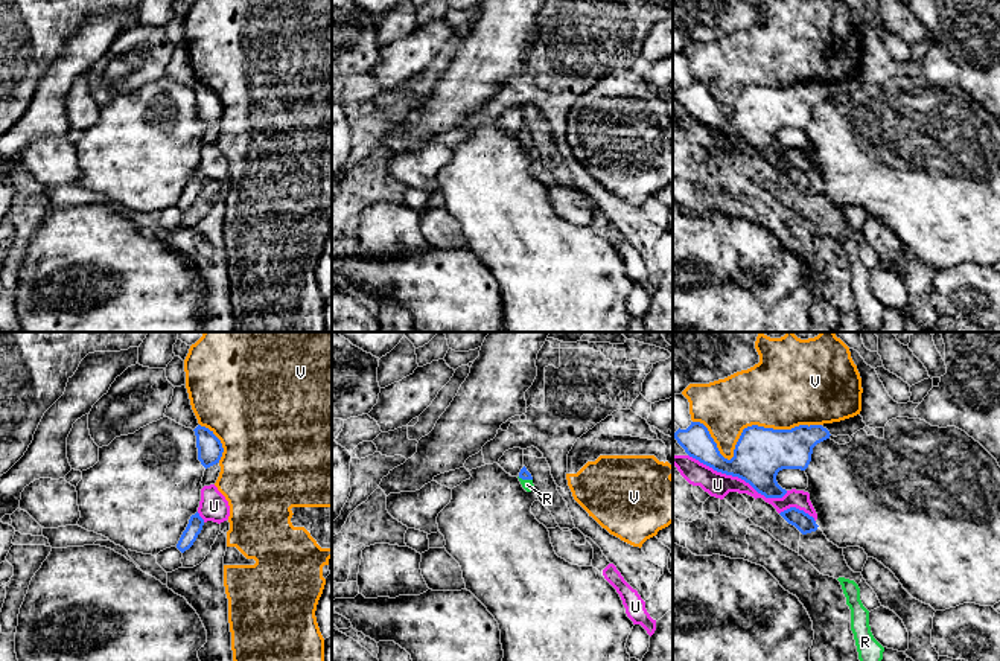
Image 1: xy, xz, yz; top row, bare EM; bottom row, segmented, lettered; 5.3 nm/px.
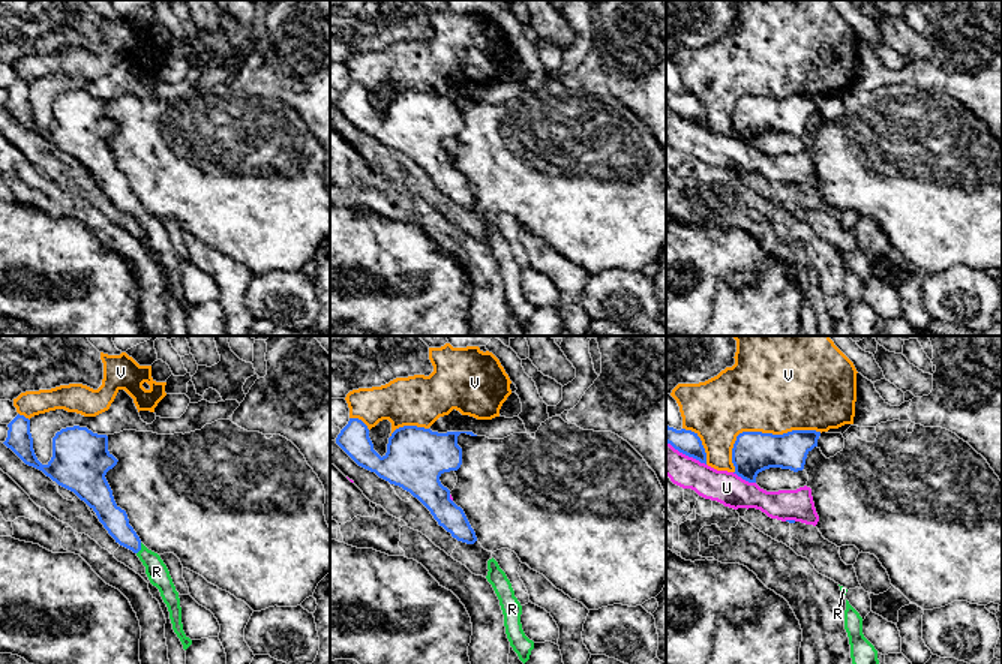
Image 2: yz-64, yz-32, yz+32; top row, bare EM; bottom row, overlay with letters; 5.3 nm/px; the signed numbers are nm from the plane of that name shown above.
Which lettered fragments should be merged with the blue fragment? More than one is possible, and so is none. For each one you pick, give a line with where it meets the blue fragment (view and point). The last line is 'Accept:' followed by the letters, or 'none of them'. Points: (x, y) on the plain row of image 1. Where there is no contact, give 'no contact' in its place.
R: meets blue in xz at (525, 137)
Accept: R

